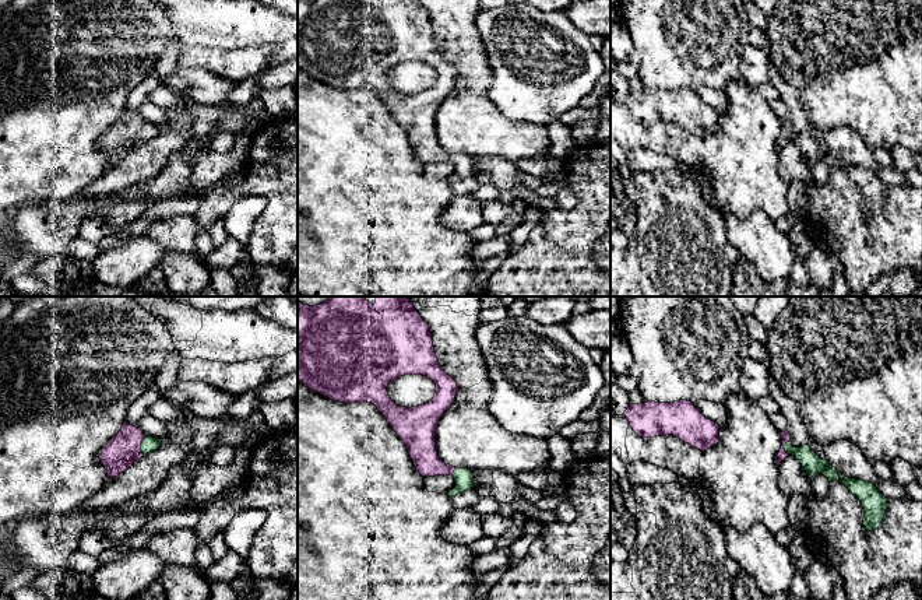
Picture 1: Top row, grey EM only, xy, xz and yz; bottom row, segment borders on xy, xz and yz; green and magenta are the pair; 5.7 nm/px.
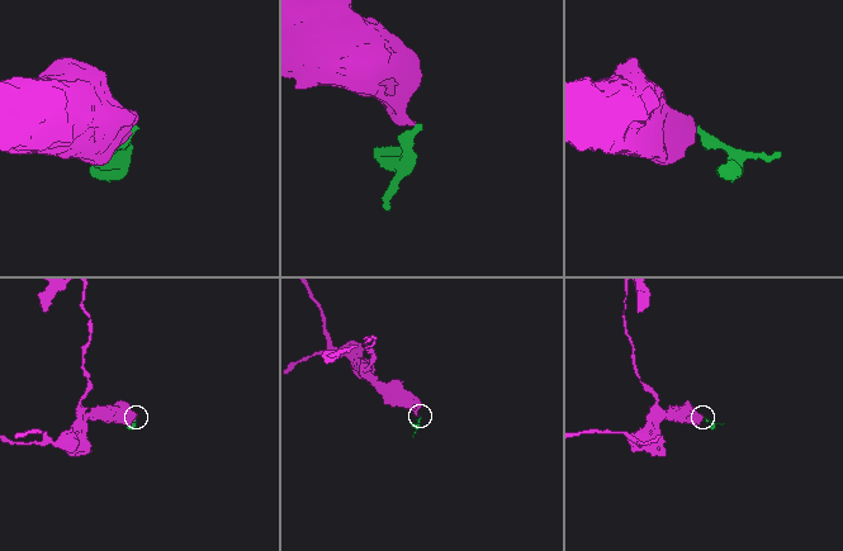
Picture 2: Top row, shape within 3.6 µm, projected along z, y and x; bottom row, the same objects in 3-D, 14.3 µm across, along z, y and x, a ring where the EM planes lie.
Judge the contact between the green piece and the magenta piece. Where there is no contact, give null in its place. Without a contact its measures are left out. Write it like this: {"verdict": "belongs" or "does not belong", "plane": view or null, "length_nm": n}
{"verdict": "belongs", "plane": "xy", "length_nm": 110}

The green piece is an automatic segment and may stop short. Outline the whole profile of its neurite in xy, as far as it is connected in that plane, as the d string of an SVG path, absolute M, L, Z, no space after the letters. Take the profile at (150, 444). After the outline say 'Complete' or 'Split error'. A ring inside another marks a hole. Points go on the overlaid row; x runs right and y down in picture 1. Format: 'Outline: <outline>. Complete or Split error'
Outline: M124 421L119 434L102 449L99 459L108 470L108 478L113 478L159 446L158 438L144 435L140 428Z. Split error

